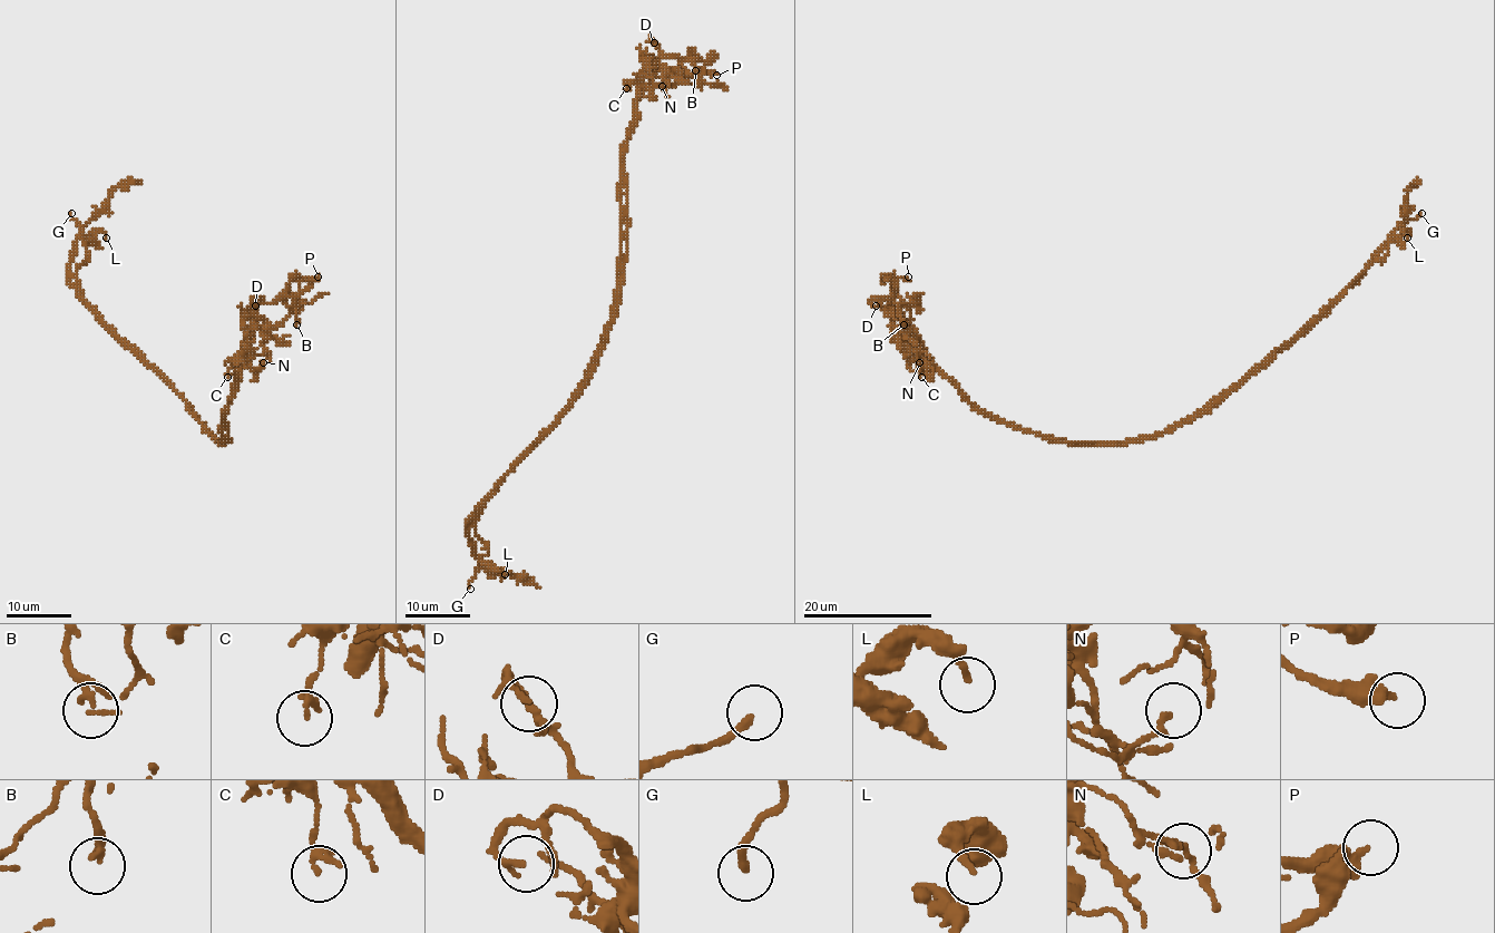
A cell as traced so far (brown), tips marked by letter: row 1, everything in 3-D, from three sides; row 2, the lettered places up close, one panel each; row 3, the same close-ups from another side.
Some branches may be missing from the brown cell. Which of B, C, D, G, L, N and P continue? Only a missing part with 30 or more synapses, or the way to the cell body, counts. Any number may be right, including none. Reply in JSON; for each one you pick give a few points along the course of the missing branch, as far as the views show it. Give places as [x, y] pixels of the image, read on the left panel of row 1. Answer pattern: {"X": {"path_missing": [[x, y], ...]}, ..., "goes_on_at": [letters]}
{"G": {"path_missing": [[71, 213], [77, 197], [94, 182], [119, 172], [140, 209]]}, "goes_on_at": ["G"]}

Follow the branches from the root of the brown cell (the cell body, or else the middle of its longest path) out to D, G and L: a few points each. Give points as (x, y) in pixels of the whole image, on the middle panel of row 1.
D: (605, 331), (618, 280), (623, 146), (636, 103), (648, 88), (651, 65), (660, 56), (654, 42)
G: (605, 331), (605, 342), (593, 377), (569, 407), (467, 522), (471, 550), (479, 559), (470, 589)
L: (605, 331), (593, 377), (478, 509), (475, 532), (487, 550), (482, 562), (490, 572), (505, 574)

